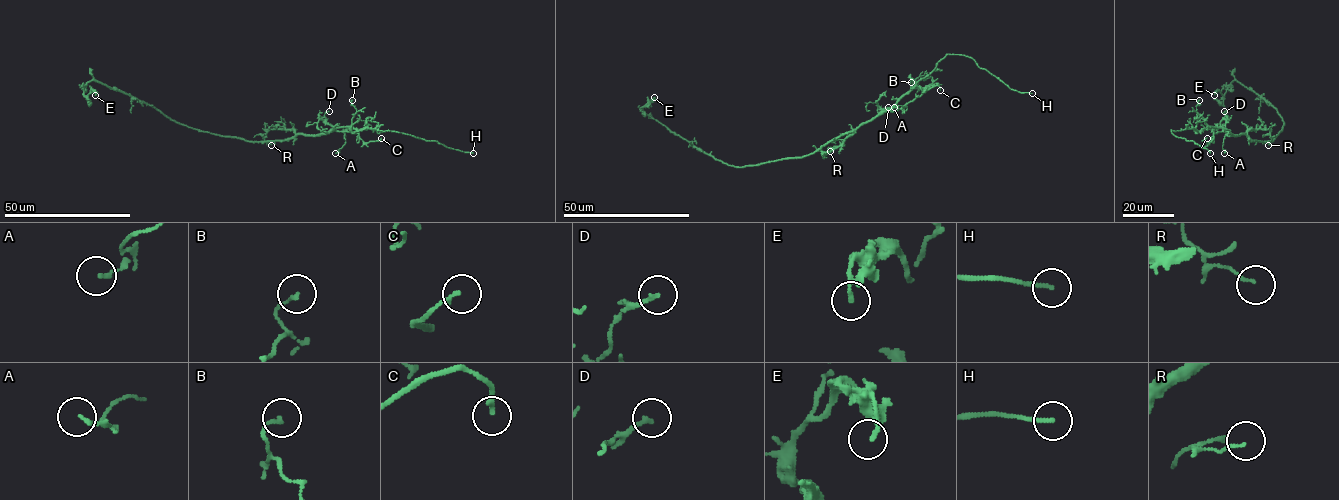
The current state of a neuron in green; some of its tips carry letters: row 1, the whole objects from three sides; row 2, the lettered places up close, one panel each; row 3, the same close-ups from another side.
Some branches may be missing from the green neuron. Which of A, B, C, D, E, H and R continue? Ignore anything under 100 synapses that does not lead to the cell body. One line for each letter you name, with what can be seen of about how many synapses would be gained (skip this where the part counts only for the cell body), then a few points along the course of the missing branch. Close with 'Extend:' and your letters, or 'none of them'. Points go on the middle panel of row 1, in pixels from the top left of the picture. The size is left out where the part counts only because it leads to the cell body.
Extend: H

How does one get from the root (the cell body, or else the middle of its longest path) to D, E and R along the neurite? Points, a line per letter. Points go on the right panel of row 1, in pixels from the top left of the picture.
D: (1260, 141), (1251, 140), (1246, 134), (1230, 133), (1225, 128), (1227, 115), (1224, 111)
E: (1260, 141), (1271, 141), (1281, 131), (1284, 122), (1277, 111), (1236, 81), (1223, 96), (1219, 91), (1214, 95)
R: (1260, 141), (1251, 140), (1247, 131), (1268, 129), (1271, 138), (1268, 145)

